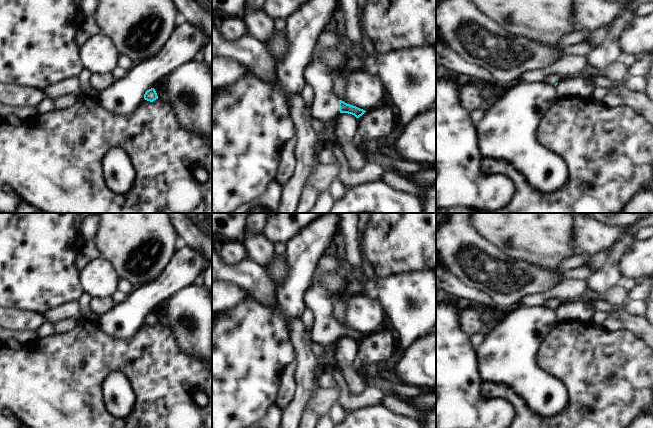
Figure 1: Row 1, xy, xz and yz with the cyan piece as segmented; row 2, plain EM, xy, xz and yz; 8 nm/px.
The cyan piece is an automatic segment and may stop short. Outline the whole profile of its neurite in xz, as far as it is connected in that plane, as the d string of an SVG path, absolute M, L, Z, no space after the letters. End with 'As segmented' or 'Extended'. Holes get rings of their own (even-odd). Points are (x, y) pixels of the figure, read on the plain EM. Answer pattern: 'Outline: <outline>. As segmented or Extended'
Outline: M319 282L310 285L306 289L303 301L314 316L310 341L330 346L340 337L352 338L359 342L366 336L363 333L338 324L334 320L332 304L335 300L332 299L325 286Z. Extended.

